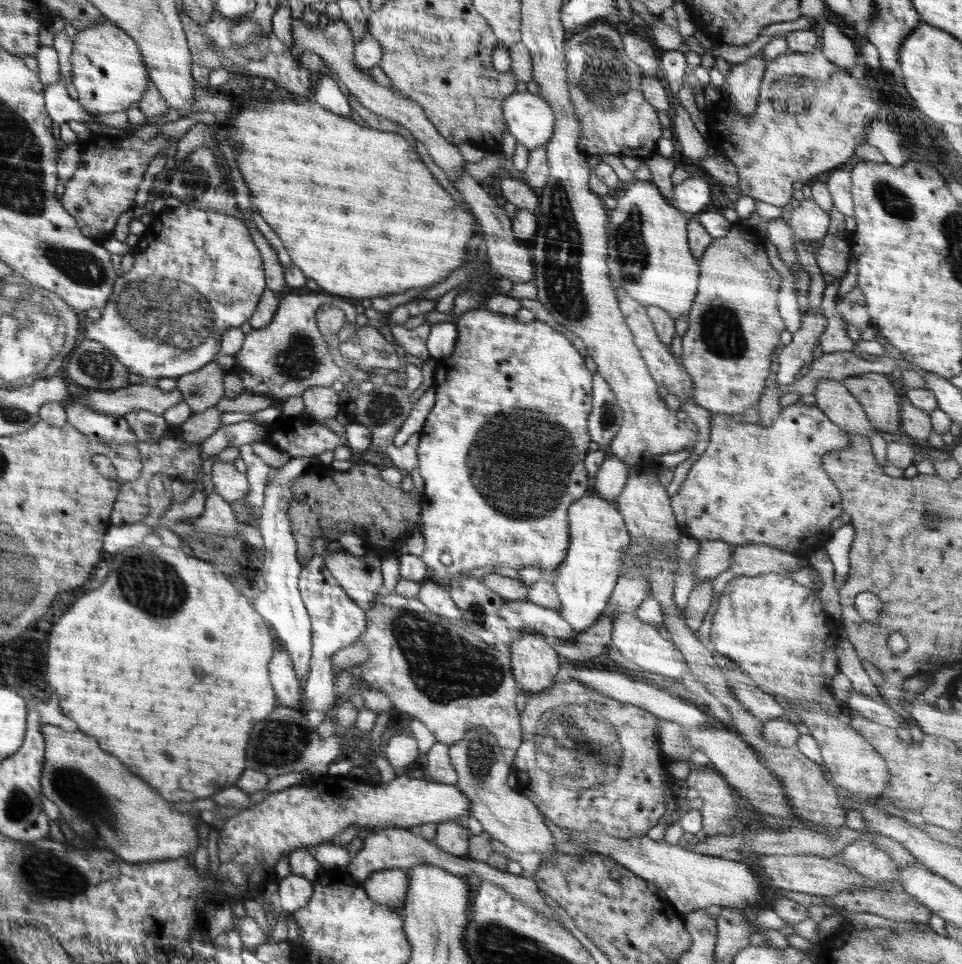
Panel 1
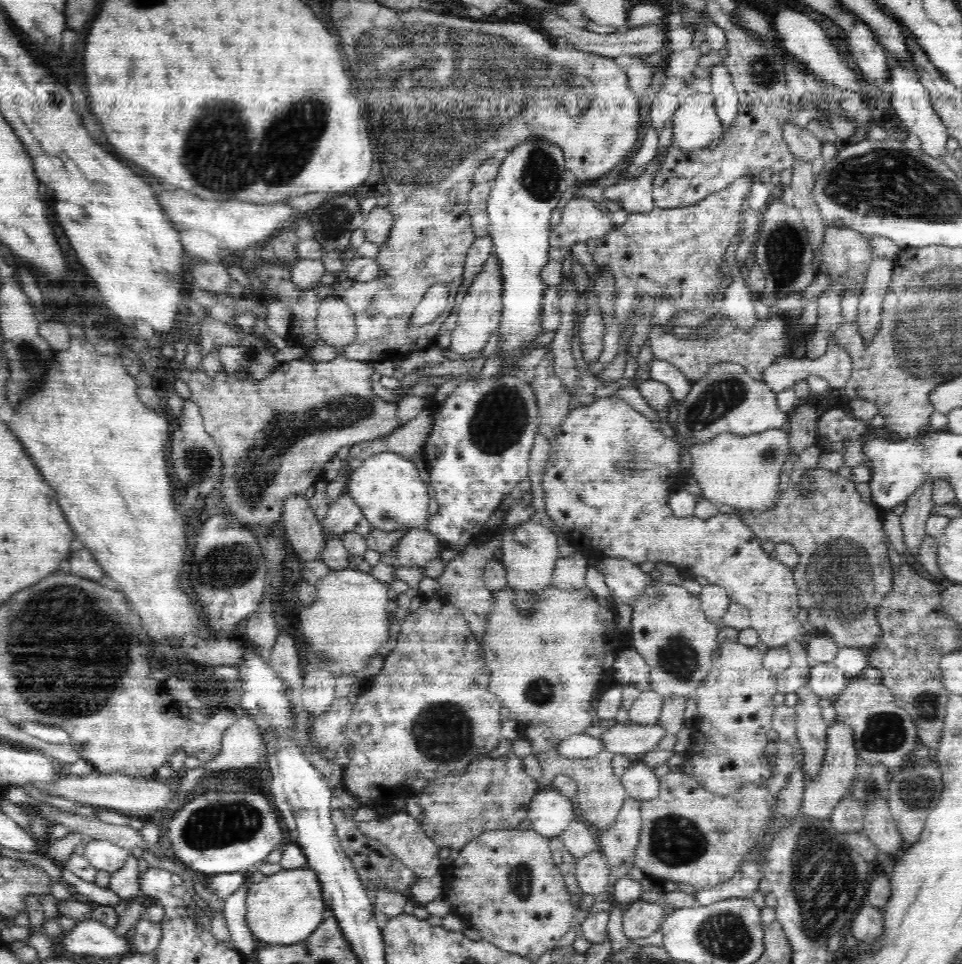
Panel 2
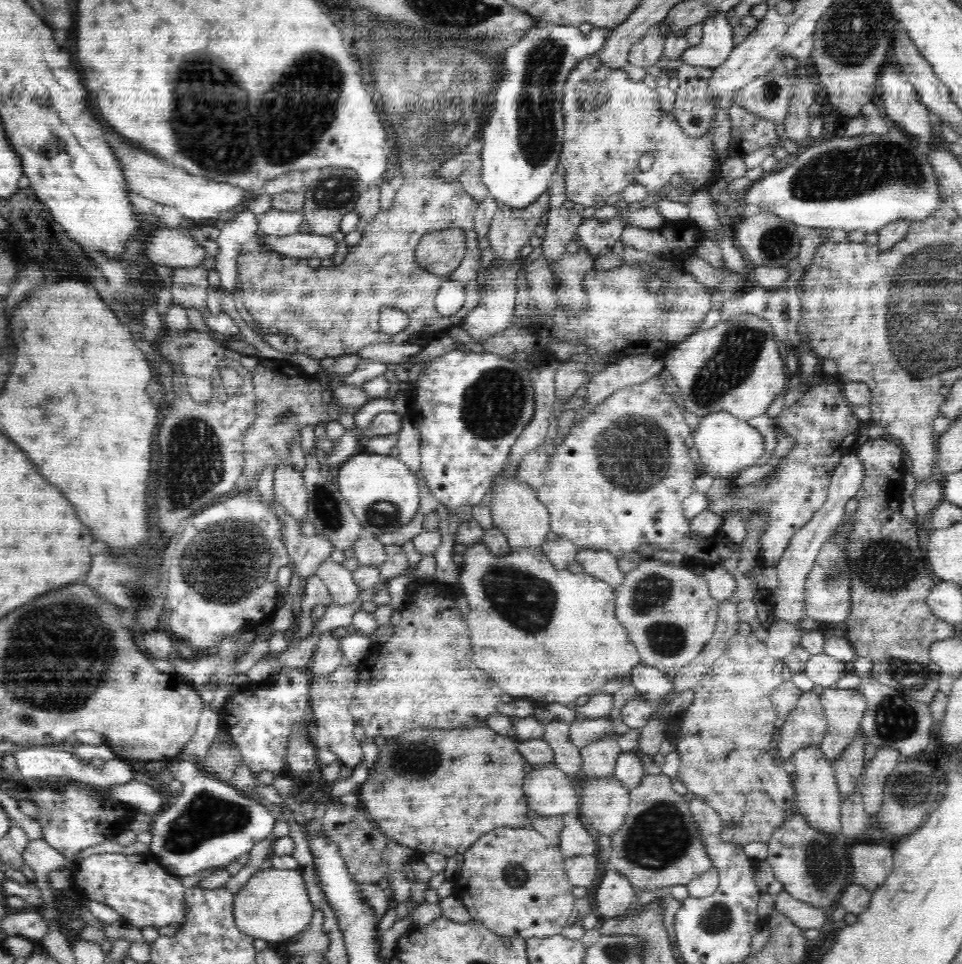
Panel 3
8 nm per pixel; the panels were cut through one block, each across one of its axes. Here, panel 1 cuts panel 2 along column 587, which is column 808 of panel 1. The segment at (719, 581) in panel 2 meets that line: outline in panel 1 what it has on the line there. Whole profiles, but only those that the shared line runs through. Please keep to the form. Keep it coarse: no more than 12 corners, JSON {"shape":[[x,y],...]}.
{"shape":[[814,404],[712,412],[669,496],[698,541],[821,549],[843,513]]}

